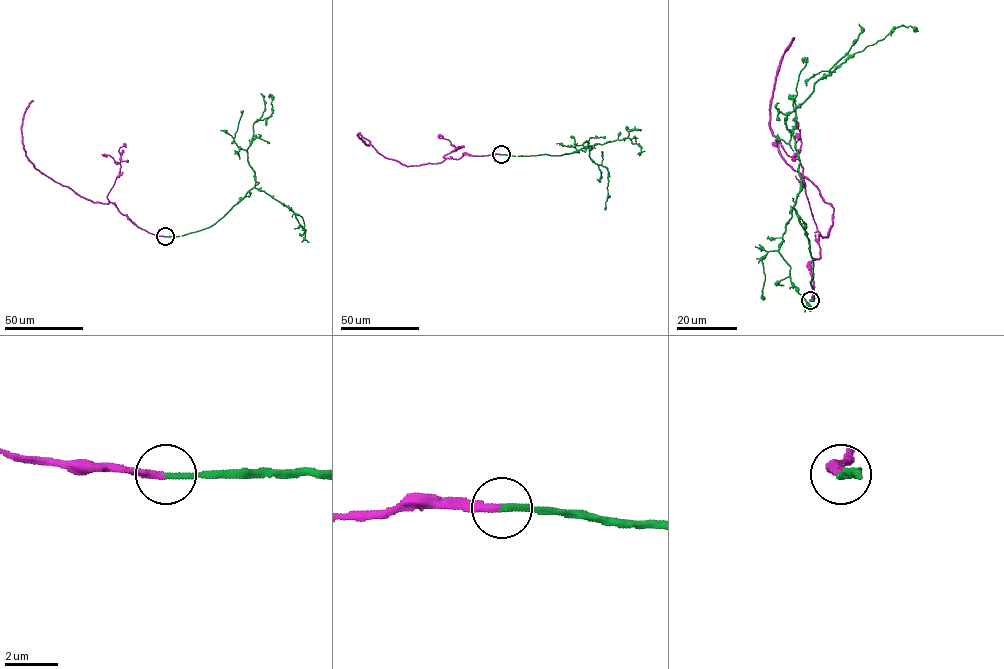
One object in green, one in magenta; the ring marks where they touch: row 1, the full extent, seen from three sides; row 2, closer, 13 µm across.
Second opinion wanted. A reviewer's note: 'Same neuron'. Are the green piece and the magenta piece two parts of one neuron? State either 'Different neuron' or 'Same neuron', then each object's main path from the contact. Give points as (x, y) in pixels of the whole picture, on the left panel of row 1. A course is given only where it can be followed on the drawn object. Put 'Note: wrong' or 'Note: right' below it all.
Same neuron. Course of green: (165, 236), (183, 235), (213, 225), (253, 187), (255, 171), (247, 149), (253, 124), (272, 113), (269, 97). Course of magenta: (165, 236), (138, 228), (111, 202), (85, 199), (34, 167), (26, 154), (21, 127), (24, 112), (33, 100)
Note: right

